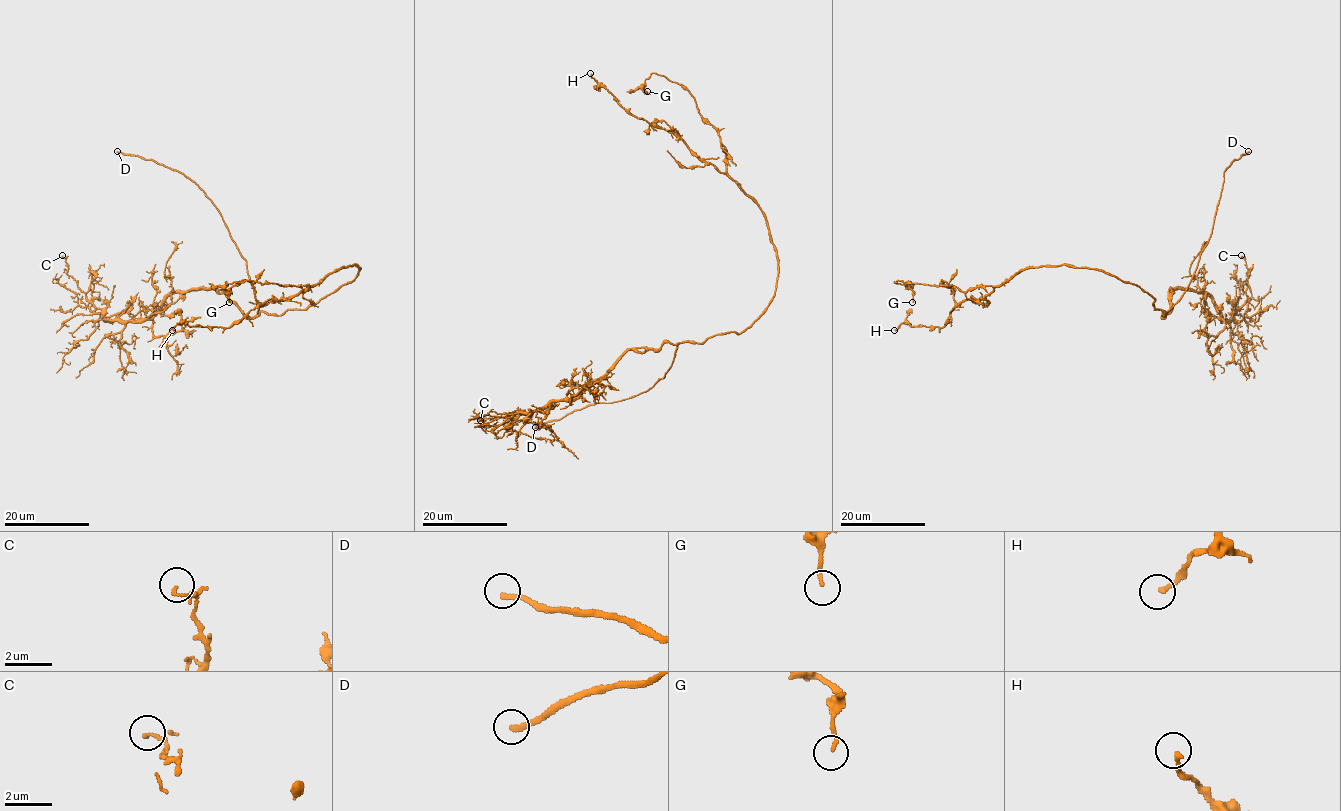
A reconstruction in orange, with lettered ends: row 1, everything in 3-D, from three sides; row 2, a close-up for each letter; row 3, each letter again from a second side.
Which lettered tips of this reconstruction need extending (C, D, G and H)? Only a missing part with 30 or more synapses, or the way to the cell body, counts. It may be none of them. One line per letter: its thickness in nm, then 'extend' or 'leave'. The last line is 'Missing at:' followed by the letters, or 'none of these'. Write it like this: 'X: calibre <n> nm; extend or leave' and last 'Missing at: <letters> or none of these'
C: calibre 90 nm; leave
D: calibre 240 nm; extend
G: calibre 140 nm; leave
H: calibre 190 nm; leave
Missing at: D

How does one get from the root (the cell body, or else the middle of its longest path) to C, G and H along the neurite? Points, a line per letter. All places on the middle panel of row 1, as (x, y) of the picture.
C: (752, 323), (700, 343), (629, 350), (571, 399), (521, 412), (506, 425), (487, 427), (480, 420)
G: (752, 323), (778, 278), (767, 220), (727, 172), (726, 149), (695, 98), (655, 73), (645, 81), (647, 91)
H: (752, 323), (774, 295), (778, 278), (778, 255), (762, 210), (672, 133), (632, 116), (590, 73)

